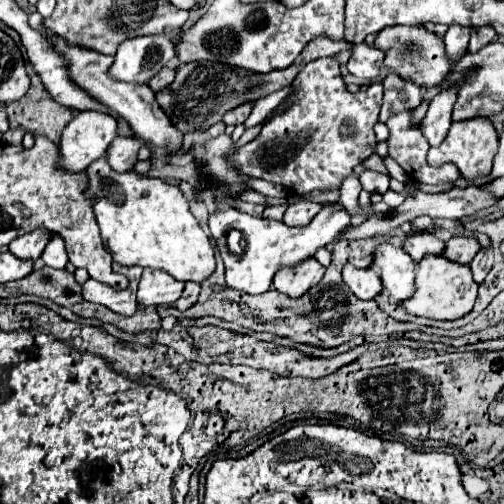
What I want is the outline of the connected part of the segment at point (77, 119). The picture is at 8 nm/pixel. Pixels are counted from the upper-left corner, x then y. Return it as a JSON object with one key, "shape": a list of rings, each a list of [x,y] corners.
{"shape":[[[80,112],[74,116],[74,120],[64,128],[58,150],[60,150],[60,160],[58,166],[66,172],[84,172],[94,160],[102,158],[106,154],[108,144],[116,138],[116,120],[108,114],[100,112]]]}

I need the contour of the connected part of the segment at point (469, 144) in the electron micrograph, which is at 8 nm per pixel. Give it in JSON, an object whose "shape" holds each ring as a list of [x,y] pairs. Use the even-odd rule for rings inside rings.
{"shape":[[[490,120],[452,122],[450,132],[444,138],[444,142],[438,148],[428,150],[428,164],[430,166],[442,166],[442,164],[452,162],[458,168],[462,178],[476,180],[476,178],[484,178],[490,174],[492,160],[496,156],[496,148],[498,148],[498,136],[496,136],[496,130],[490,124]]]}

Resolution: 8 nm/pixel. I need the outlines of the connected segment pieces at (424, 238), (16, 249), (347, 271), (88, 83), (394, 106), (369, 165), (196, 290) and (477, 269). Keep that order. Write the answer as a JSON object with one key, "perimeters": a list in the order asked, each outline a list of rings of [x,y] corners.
{"perimeters":[[[[426,232],[426,234],[414,234],[410,236],[410,240],[406,240],[404,244],[404,250],[412,256],[414,262],[420,262],[424,256],[428,254],[434,254],[434,256],[440,256],[444,254],[444,240],[440,240],[434,232]]],[[[28,232],[16,238],[14,242],[10,242],[8,250],[20,260],[32,260],[36,264],[44,252],[46,240],[48,240],[48,232]]],[[[346,264],[342,276],[344,276],[344,284],[360,300],[374,300],[382,292],[382,280],[372,268],[360,270],[352,264]]],[[[50,36],[52,44],[62,50],[64,56],[68,56],[70,62],[70,76],[72,80],[84,88],[88,94],[92,94],[98,102],[102,102],[104,106],[108,106],[110,110],[118,112],[128,124],[130,128],[144,140],[150,140],[156,146],[168,146],[174,152],[178,152],[178,148],[184,144],[184,136],[174,128],[174,124],[170,124],[168,116],[158,108],[156,96],[150,90],[150,86],[146,84],[130,84],[130,82],[122,82],[122,80],[114,80],[108,70],[114,62],[112,56],[102,56],[102,54],[94,54],[88,50],[80,50],[80,48],[68,48],[66,42],[62,42],[62,38],[58,36]]],[[[396,72],[388,74],[388,78],[382,82],[384,84],[384,104],[380,112],[380,122],[386,122],[390,114],[402,112],[402,110],[416,110],[422,104],[422,94],[420,88],[400,76]]],[[[376,153],[372,154],[372,156],[366,159],[362,164],[367,169],[371,169],[376,172],[382,172],[382,174],[390,176],[390,174],[388,174],[388,170],[386,170],[386,166],[384,166],[384,160],[382,160],[382,158]]],[[[186,284],[184,292],[182,292],[182,298],[176,302],[176,308],[178,310],[188,310],[190,306],[194,306],[198,302],[198,294],[200,294],[200,286],[198,284]]],[[[482,248],[482,252],[478,252],[478,258],[474,258],[470,264],[476,284],[484,282],[486,274],[492,270],[494,262],[496,262],[496,250],[494,248]]]]}

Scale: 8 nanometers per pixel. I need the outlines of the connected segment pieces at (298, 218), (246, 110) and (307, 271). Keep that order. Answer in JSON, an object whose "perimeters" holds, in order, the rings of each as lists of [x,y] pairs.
{"perimeters":[[[[300,200],[296,204],[290,204],[284,212],[284,224],[286,226],[308,226],[312,218],[322,210],[322,204],[312,200]]],[[[242,104],[242,106],[238,106],[238,108],[234,108],[234,110],[230,110],[226,116],[224,116],[224,122],[226,124],[244,124],[244,120],[250,116],[250,112],[252,112],[252,106],[254,104]]],[[[306,260],[306,264],[298,264],[298,268],[282,268],[278,276],[274,276],[272,288],[290,296],[300,298],[312,286],[316,286],[324,276],[324,266],[316,260]]]]}

